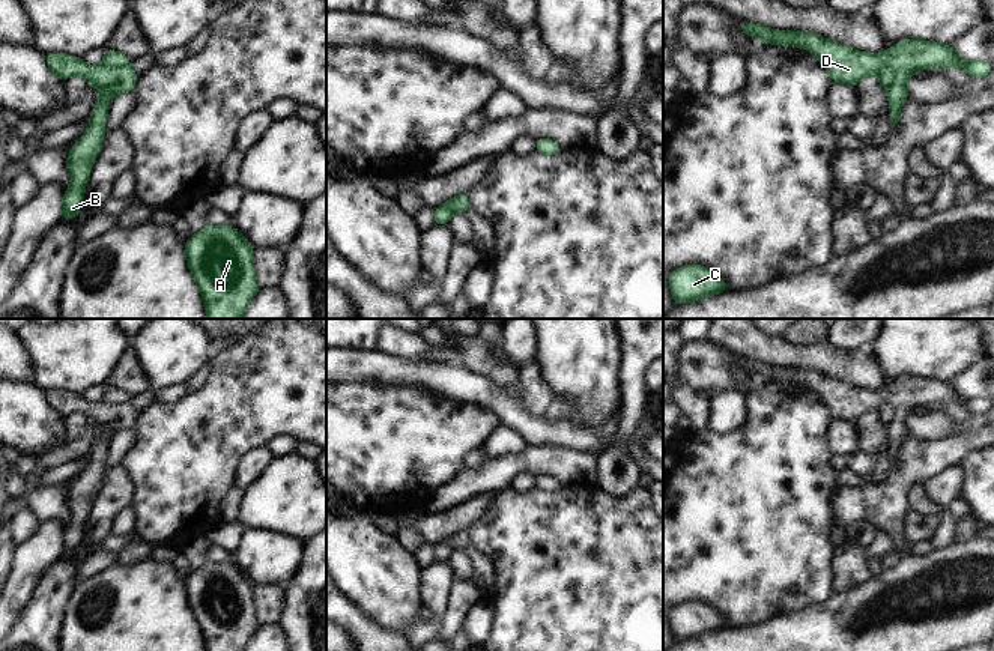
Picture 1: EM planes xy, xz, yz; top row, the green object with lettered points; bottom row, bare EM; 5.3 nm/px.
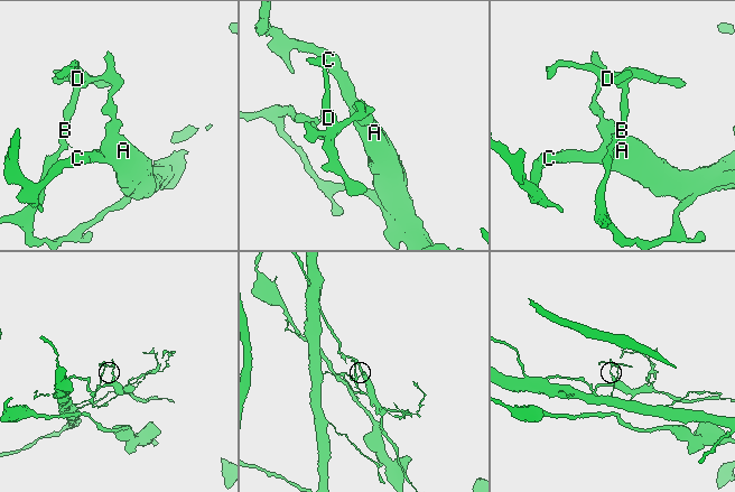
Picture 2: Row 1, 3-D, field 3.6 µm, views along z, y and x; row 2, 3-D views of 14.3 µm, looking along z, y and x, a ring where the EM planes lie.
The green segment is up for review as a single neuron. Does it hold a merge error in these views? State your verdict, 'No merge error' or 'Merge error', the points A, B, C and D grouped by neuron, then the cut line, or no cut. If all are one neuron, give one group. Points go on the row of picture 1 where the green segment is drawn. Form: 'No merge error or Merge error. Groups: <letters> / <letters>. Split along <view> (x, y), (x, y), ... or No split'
Merge error. Groups: A C / B D. Split along yz (884, 65), (895, 72), (895, 81), (887, 90)

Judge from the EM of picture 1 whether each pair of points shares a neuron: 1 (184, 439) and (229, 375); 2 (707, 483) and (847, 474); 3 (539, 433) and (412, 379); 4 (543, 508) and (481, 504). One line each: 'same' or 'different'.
1: same
2: different
3: same
4: different

